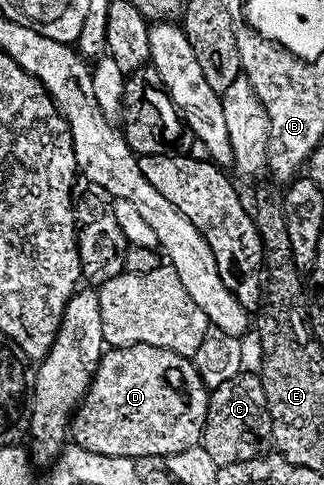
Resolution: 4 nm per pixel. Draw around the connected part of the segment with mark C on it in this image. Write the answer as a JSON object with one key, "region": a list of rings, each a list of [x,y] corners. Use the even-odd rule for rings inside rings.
{"region":[[[242,372],[231,376],[227,384],[219,384],[219,388],[211,391],[201,445],[219,468],[246,462],[262,453],[261,445],[267,442],[266,426],[265,393],[260,377],[256,373]]]}

